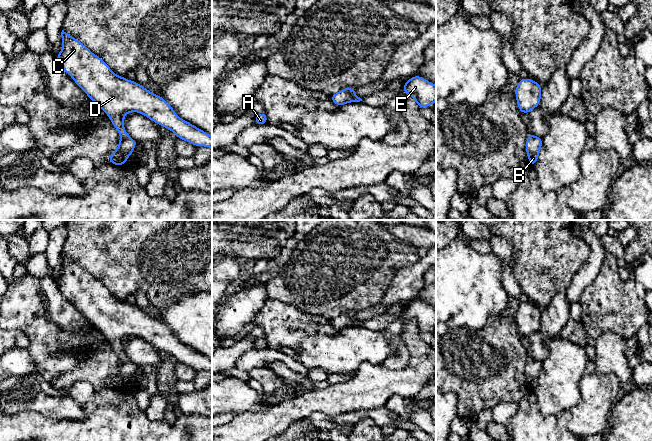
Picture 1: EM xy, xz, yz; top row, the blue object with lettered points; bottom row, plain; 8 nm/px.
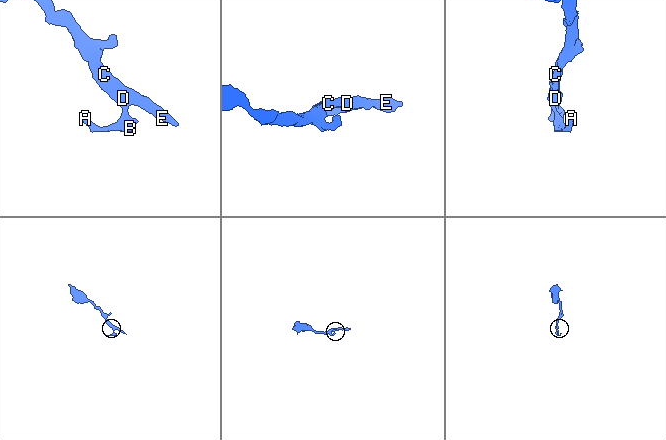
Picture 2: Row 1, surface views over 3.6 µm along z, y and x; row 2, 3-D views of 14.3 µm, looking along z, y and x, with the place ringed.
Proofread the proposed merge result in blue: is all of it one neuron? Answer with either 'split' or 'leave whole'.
leave whole

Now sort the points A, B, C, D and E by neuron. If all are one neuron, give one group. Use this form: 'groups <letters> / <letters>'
groups A B C D E

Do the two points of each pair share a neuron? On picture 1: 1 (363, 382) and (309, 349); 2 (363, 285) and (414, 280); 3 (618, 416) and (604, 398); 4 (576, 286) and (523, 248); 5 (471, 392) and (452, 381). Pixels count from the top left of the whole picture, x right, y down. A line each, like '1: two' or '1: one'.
1: two
2: two
3: two
4: two
5: one

